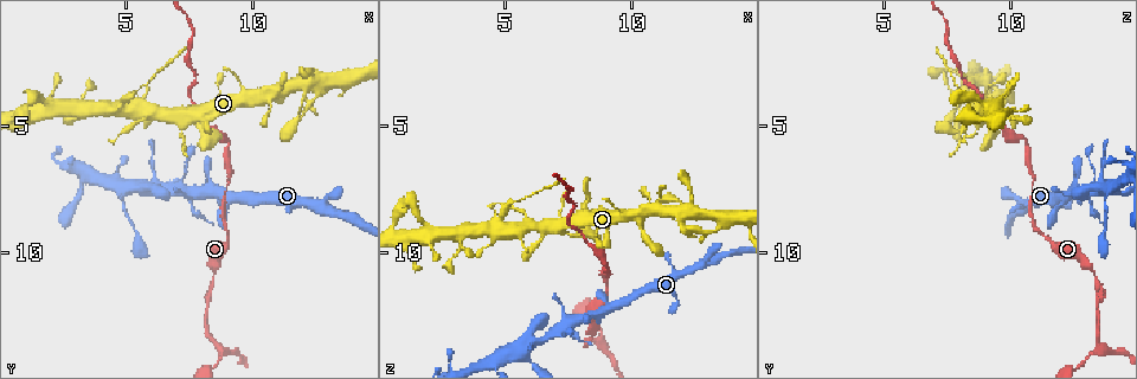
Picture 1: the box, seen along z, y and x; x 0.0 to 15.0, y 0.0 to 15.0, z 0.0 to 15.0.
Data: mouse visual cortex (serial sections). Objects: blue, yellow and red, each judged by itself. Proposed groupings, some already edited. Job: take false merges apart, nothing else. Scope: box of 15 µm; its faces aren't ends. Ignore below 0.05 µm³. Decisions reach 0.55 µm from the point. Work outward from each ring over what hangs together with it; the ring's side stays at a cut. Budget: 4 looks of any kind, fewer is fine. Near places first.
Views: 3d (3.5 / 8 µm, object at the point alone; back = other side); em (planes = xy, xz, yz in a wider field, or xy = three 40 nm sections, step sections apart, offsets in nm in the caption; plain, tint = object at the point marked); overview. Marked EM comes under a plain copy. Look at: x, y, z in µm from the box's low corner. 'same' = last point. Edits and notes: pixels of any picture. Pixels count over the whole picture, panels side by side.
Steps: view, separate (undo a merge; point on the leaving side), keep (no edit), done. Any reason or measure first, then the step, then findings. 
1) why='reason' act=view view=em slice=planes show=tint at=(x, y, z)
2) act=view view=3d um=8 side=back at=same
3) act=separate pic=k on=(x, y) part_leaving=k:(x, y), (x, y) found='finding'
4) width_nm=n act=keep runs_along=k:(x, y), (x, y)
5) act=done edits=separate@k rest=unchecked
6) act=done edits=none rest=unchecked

why='small branch off a trunk' act=view view=3d um=8 at=(10.9, 3.6, 8.4)

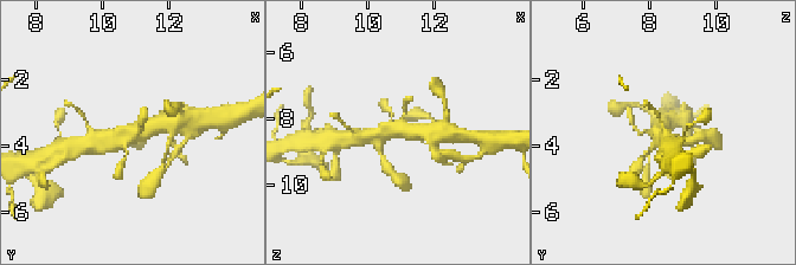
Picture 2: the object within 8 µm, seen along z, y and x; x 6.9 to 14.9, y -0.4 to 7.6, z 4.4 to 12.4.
why='shape alone is not enough' act=view view=em slice=xy step=1 show=tint at=(11.0, 3.6, 8.3)

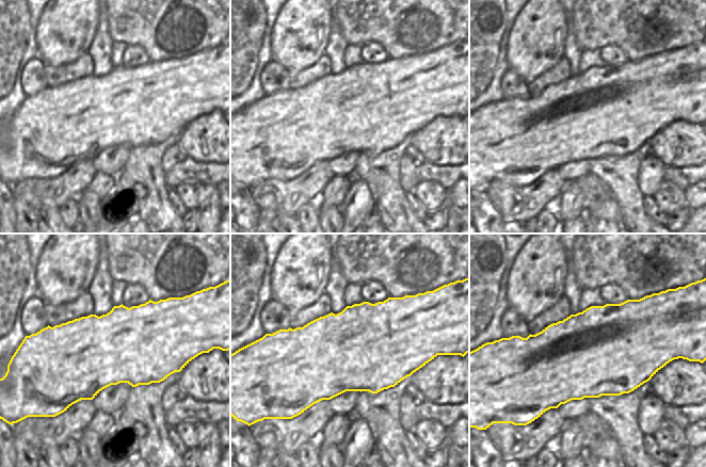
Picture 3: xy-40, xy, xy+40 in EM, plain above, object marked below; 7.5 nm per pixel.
width_nm=650 act=keep runs_along=2:(106, 144), (139, 129), (169, 123) found='continuous, no second cell'

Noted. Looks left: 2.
act=view view=em slice=xy step=1 show=tint at=(6.1, 7.5, 13.7)

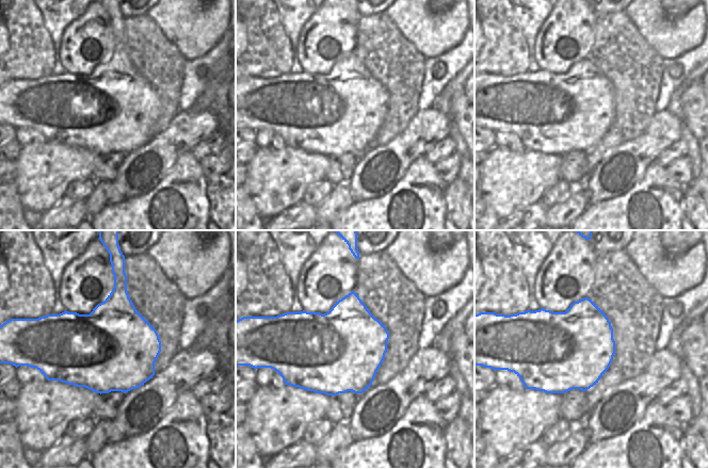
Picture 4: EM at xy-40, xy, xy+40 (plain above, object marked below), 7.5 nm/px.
act=view view=3d um=3.5 at=same

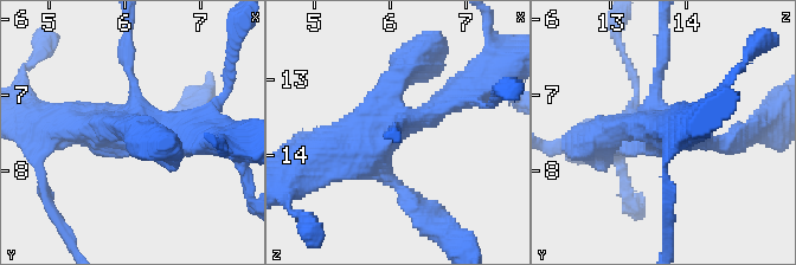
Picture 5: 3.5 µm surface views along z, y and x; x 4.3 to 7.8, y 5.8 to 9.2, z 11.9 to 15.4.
act=keep runs_along=5:(464, 92), (322, 156) found='continuous, no second cell'

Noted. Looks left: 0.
act=done edits=none rest=unchecked

